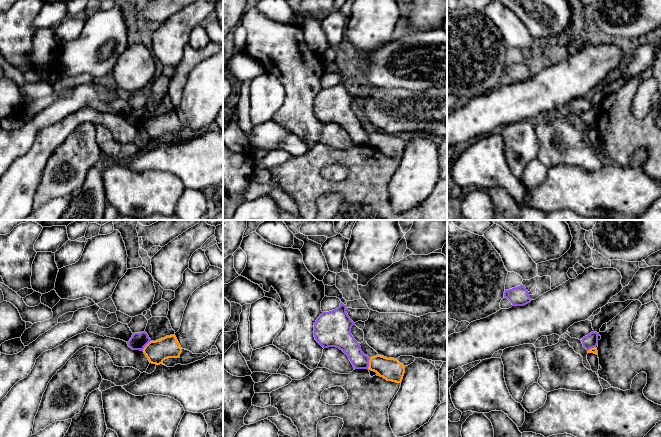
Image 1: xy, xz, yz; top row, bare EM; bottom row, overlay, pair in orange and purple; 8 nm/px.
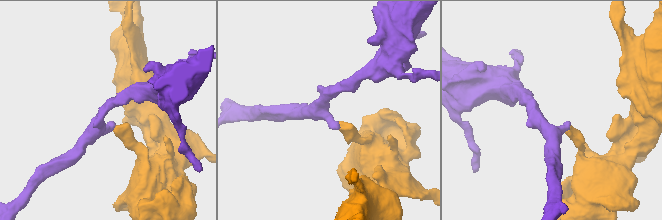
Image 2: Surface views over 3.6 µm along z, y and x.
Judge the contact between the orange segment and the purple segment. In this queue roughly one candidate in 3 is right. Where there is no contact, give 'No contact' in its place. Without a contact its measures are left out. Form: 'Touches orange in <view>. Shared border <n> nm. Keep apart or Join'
Touches orange in xz. Shared border 90 nm. Keep apart

